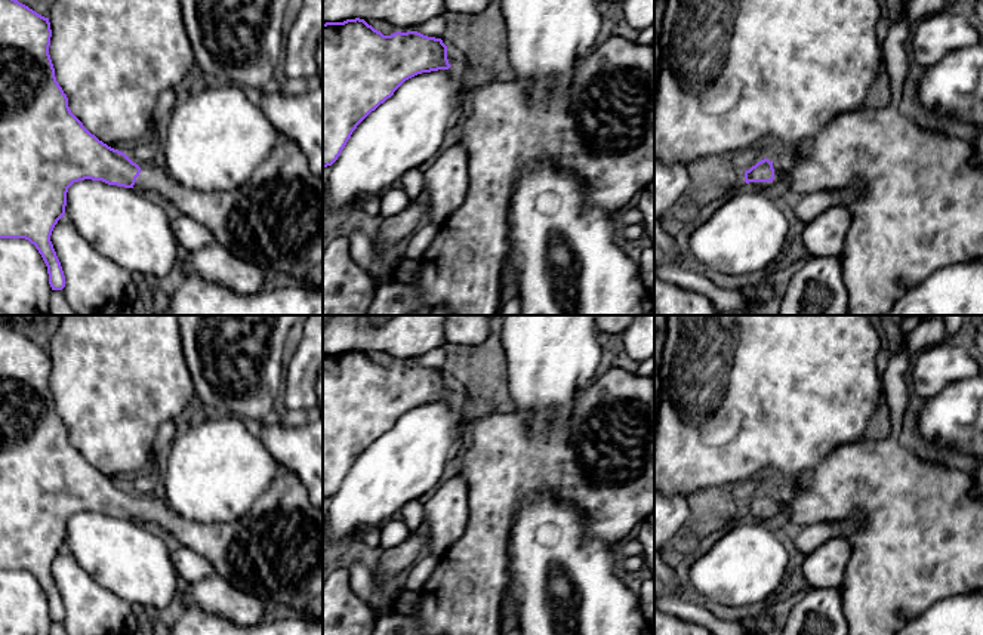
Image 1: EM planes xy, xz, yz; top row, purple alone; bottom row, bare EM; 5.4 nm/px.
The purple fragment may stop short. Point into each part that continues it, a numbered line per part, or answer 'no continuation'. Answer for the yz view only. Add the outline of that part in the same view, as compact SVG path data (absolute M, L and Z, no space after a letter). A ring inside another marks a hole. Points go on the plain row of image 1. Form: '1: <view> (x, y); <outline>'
no continuation

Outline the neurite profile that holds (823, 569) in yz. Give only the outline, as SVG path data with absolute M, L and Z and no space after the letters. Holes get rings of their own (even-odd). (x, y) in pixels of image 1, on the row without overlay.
M844 537L831 539L819 546L801 564L805 586L839 589L850 555L850 543Z

